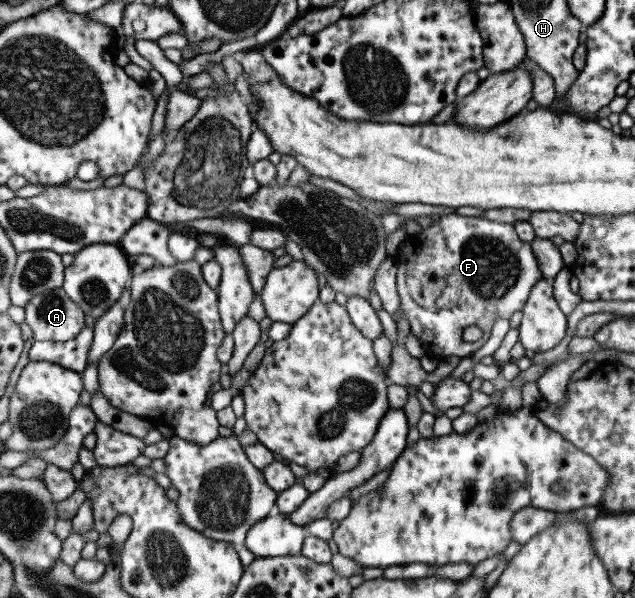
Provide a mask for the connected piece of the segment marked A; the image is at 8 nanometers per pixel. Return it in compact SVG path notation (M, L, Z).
M53 288L33 296L24 304L25 324L32 331L35 341L66 341L75 338L84 326L83 312L61 288Z

